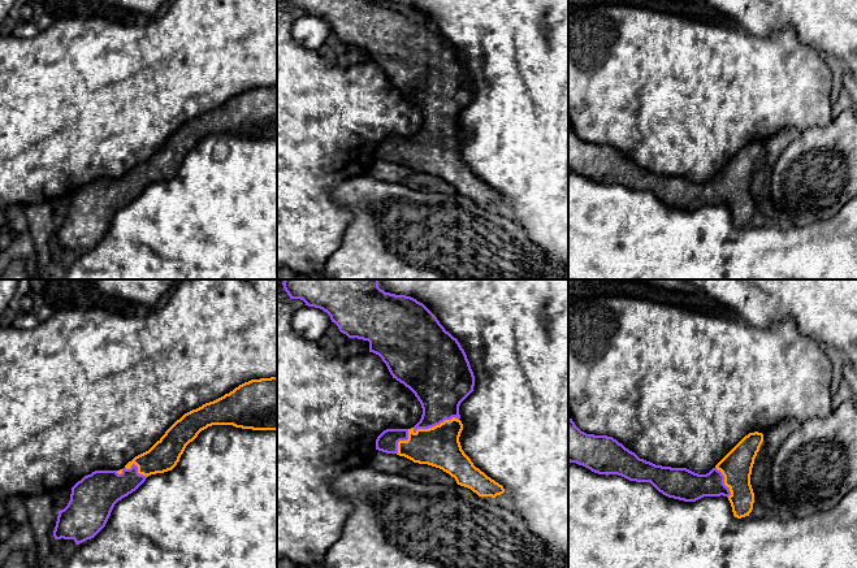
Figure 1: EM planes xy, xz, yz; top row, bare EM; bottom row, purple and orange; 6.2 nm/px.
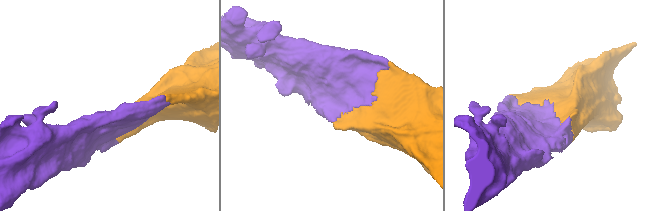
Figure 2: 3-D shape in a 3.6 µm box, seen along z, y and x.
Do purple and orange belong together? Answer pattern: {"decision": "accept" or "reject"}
{"decision": "accept"}

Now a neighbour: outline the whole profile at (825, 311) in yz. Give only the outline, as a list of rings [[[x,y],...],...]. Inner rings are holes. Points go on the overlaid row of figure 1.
[[[684,279],[759,328],[792,317],[801,334],[840,351],[857,373],[857,279]]]

